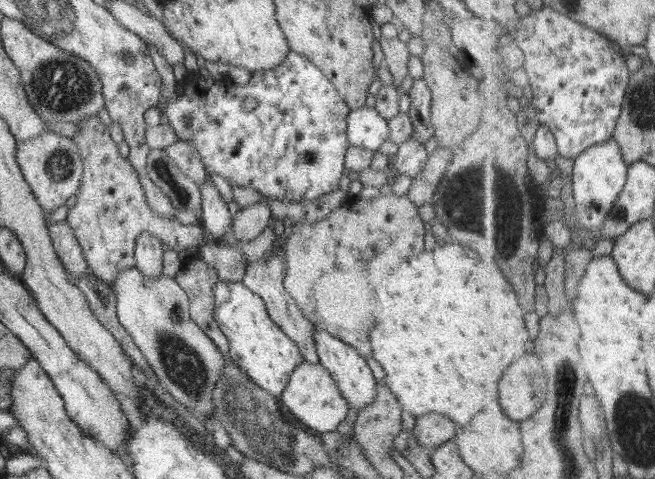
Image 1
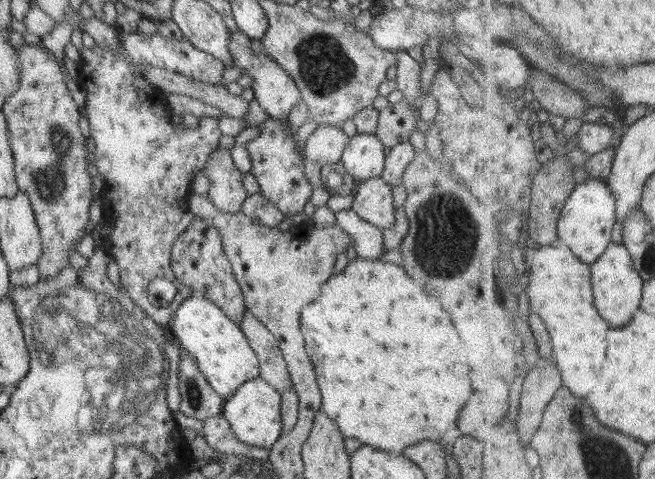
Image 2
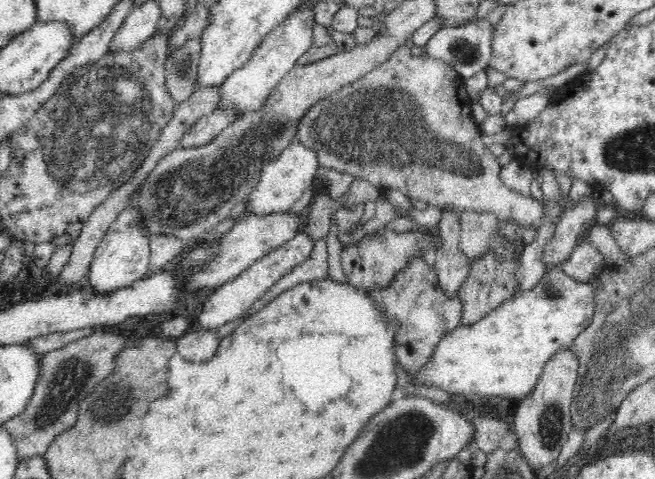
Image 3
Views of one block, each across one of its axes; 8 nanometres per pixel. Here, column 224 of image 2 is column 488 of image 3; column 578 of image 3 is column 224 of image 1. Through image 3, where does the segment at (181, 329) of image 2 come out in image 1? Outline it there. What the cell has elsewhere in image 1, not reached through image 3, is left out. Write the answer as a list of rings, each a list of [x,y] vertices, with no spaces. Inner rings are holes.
[[[218,281],[214,285],[214,318],[230,343],[232,360],[262,390],[279,397],[294,369],[302,363],[298,345],[269,317],[265,302],[241,281]]]

